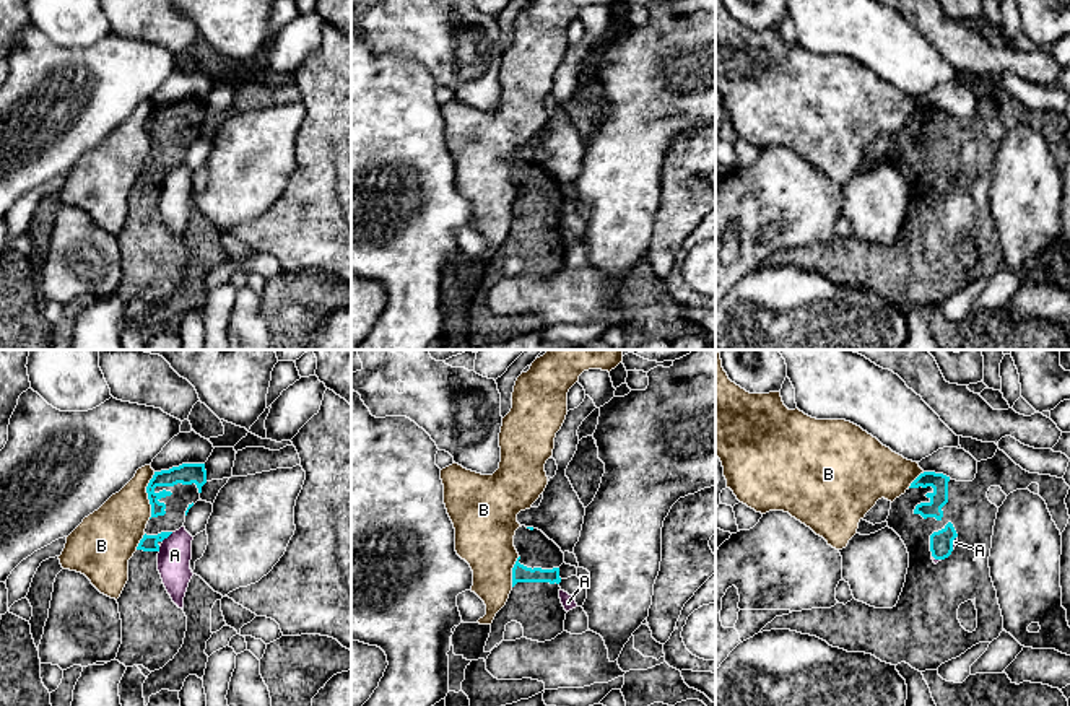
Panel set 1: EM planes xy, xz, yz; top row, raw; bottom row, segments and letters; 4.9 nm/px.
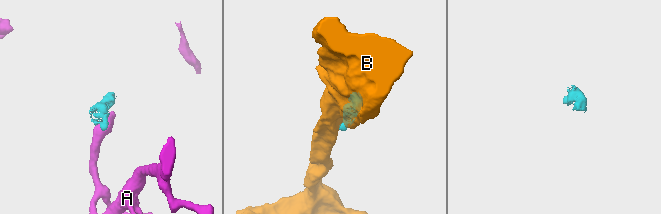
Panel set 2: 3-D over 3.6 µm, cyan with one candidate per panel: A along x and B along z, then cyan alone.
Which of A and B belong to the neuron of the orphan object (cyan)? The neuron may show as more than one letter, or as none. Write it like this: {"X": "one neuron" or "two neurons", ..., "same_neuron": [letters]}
{"A": "two neurons", "B": "two neurons", "same_neuron": []}

